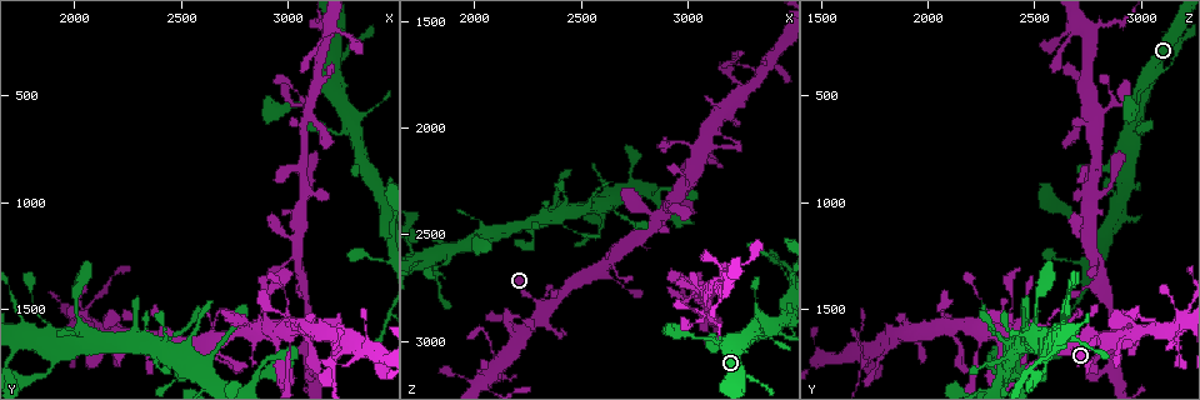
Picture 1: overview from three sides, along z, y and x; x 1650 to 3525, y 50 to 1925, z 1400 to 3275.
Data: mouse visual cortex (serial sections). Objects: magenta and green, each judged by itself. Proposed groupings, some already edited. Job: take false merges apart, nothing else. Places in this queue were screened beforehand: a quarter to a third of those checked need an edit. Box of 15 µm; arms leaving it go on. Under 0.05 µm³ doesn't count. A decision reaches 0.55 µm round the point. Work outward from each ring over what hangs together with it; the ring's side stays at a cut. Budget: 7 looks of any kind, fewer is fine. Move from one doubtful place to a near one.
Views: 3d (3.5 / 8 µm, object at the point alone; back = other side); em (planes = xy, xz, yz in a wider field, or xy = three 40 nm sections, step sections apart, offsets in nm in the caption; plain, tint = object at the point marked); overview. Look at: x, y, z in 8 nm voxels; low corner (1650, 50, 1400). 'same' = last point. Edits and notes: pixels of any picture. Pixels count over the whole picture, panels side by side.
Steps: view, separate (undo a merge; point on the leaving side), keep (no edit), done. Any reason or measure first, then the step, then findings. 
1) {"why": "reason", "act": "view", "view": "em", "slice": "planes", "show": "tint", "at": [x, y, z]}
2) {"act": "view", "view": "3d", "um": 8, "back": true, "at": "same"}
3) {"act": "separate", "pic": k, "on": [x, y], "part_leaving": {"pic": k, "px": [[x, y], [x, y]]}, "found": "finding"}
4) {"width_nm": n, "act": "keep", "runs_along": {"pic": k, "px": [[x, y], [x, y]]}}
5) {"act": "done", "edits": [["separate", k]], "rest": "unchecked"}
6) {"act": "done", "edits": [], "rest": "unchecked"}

{"act": "view", "view": "3d", "um": 3.5, "at": [2340, 1640, 2850]}

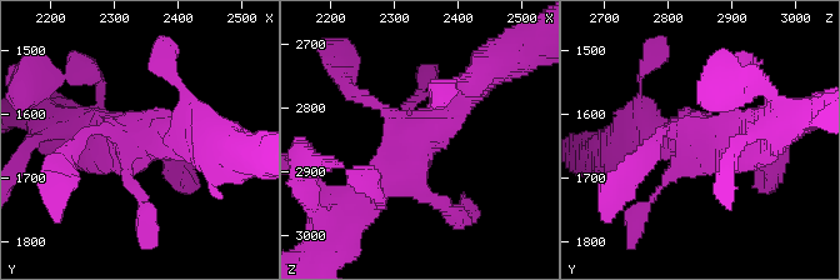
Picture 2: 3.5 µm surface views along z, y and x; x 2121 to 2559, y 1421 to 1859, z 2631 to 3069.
{"why": "now the EM", "act": "view", "view": "em", "slice": "xy", "step": 5, "show": "tint", "at": [2335, 1640, 2840]}

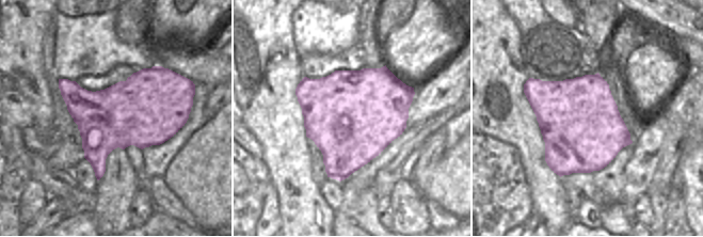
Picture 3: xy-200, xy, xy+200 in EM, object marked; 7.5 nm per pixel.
{"act": "keep", "runs_along": {"pic": 2, "px": [[353, 93], [421, 135], [479, 80]]}, "found": "one cell here"}

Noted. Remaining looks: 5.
{"why": "two arms in line, one across", "act": "view", "view": "3d", "um": 3.5, "at": [2660, 1650, 2600]}

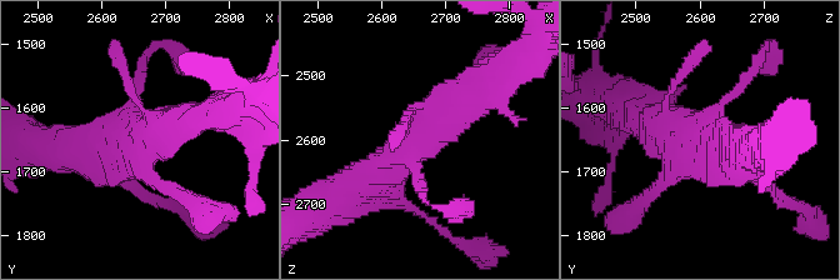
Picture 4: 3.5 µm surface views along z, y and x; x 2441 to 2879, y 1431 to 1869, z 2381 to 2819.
{"act": "keep", "runs_along": {"pic": 4, "px": [[351, 189], [478, 90]]}, "found": "continuous, no second cell"}

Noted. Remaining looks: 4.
{"why": "sudden change in width", "act": "view", "view": "3d", "um": 8, "at": [3000, 1490, 2260]}

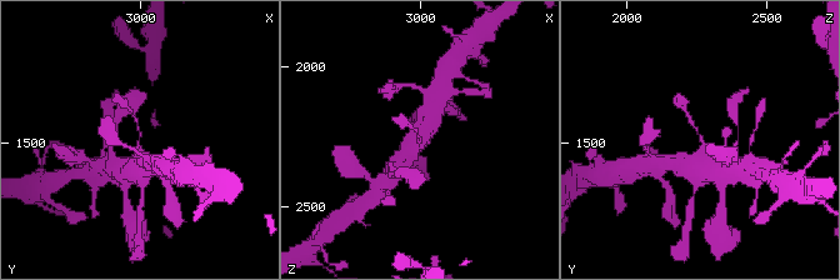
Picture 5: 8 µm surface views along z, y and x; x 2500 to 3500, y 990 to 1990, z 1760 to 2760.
{"why": "shape alone is not enough", "act": "view", "view": "em", "slice": "xy", "step": 2, "show": "tint", "at": [2990, 1490, 2280]}

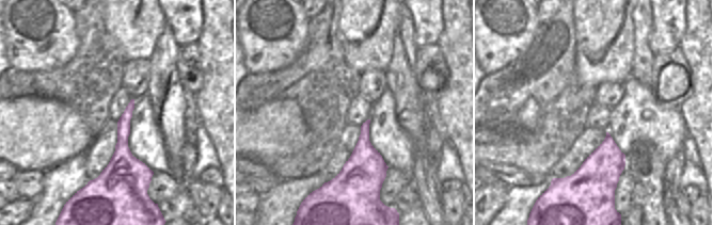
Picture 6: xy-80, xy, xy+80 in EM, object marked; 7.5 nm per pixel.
{"act": "keep", "runs_along": {"pic": 5, "px": [[708, 170], [701, 169], [704, 144], [686, 111]]}, "found": "continuous, no second cell"}

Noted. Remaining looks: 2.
{"act": "done", "edits": [], "rest": "unchecked"}

